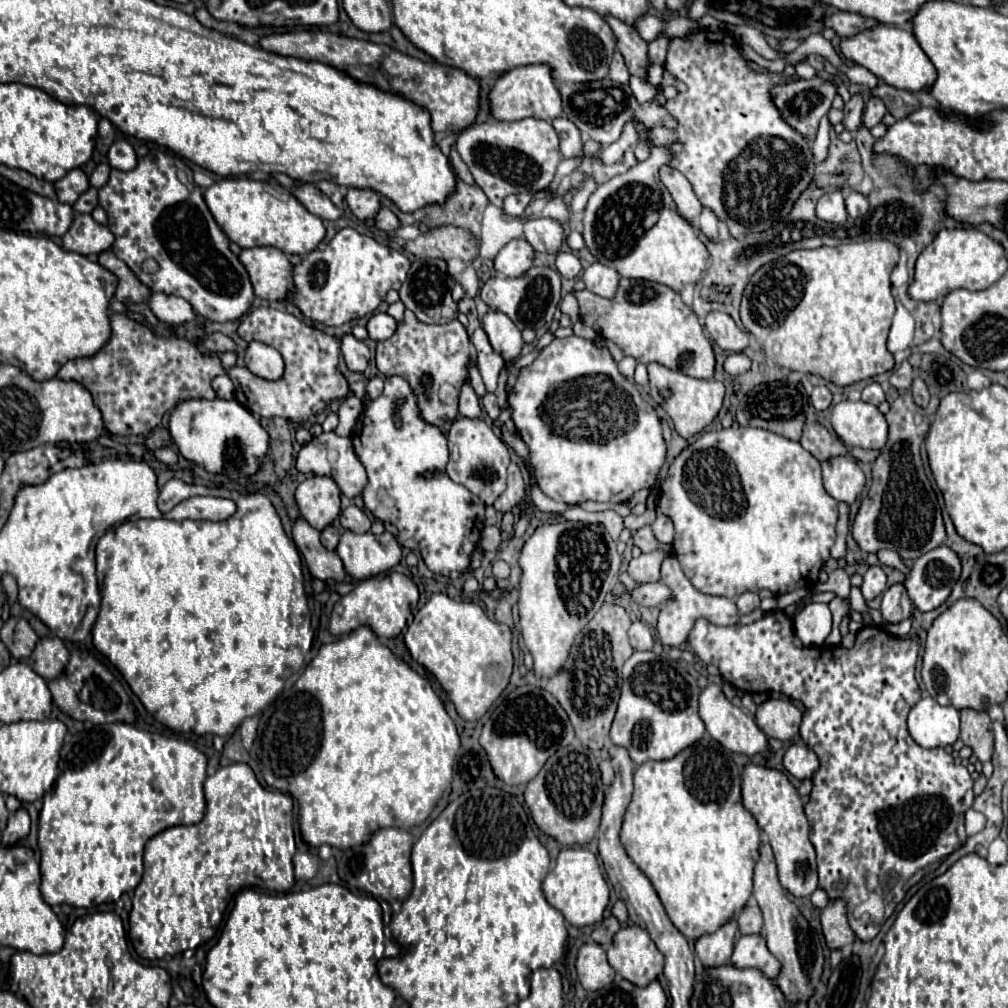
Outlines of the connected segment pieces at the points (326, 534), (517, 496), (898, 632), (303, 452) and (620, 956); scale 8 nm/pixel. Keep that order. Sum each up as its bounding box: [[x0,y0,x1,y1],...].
[[321,526,339,550],[493,464,525,512],[883,616,912,637],[295,432,367,498],[607,926,663,986]]

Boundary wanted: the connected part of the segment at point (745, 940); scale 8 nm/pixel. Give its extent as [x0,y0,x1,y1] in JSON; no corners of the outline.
[731,934,779,980]

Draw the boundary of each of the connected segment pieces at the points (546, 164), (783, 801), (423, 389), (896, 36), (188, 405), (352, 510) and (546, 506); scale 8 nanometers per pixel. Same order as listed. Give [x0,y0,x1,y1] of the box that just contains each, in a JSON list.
[[455,118,563,208],[743,764,817,898],[377,316,471,426],[839,24,937,92],[167,400,269,476],[339,504,371,532],[530,485,570,513]]

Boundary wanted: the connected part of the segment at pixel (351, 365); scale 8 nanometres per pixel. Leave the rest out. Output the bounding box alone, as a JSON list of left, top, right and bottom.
[341,334,371,372]

